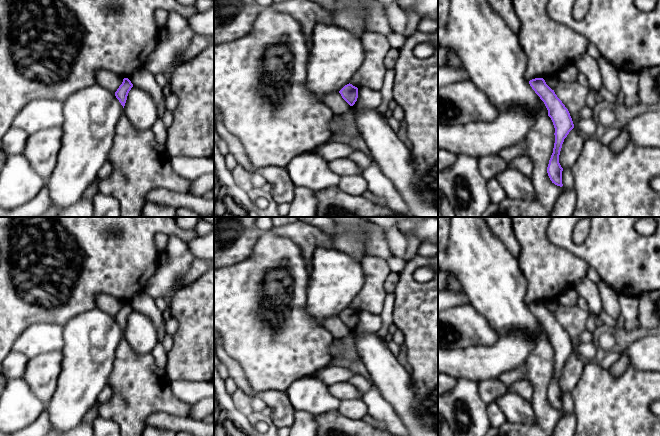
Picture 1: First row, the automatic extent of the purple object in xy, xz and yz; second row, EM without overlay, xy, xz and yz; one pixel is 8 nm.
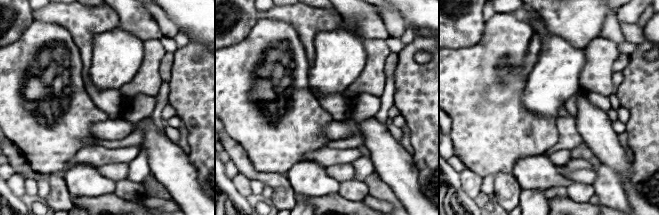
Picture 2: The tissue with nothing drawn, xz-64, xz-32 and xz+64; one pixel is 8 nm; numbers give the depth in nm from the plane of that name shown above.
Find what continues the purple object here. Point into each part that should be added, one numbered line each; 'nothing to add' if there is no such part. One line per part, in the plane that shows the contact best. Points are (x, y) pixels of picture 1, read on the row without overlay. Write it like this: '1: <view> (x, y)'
nothing to add

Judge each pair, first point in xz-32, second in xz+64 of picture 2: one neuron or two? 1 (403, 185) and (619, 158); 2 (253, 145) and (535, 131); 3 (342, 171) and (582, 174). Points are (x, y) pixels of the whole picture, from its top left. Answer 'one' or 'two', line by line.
1: one
2: one
3: one

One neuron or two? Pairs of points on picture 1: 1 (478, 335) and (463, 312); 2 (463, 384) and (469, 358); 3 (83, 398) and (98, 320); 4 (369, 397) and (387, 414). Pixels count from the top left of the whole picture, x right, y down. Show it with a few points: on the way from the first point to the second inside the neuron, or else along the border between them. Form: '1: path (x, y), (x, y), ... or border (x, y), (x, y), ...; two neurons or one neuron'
1: path (472, 329), (463, 318); one neuron
2: border (456, 377), (466, 377), (478, 382); two neurons
3: path (83, 379), (91, 339); one neuron
4: path (373, 401), (383, 411); one neuron

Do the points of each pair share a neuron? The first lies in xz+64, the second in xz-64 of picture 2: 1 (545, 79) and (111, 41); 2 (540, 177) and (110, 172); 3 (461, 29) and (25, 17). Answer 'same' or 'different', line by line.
1: same
2: different
3: same

